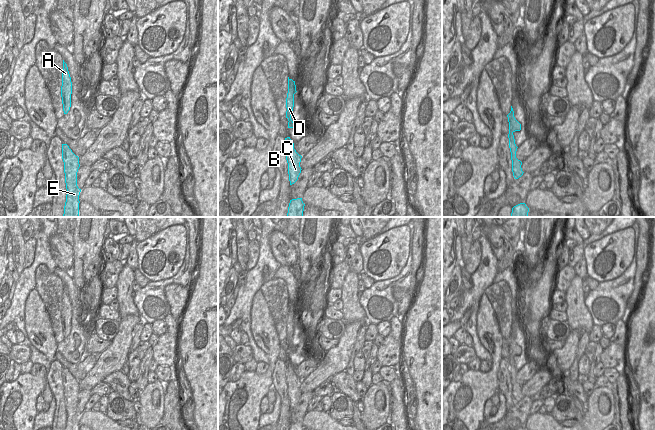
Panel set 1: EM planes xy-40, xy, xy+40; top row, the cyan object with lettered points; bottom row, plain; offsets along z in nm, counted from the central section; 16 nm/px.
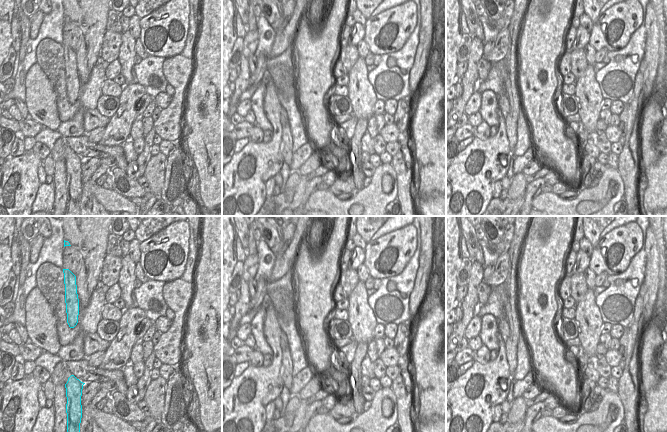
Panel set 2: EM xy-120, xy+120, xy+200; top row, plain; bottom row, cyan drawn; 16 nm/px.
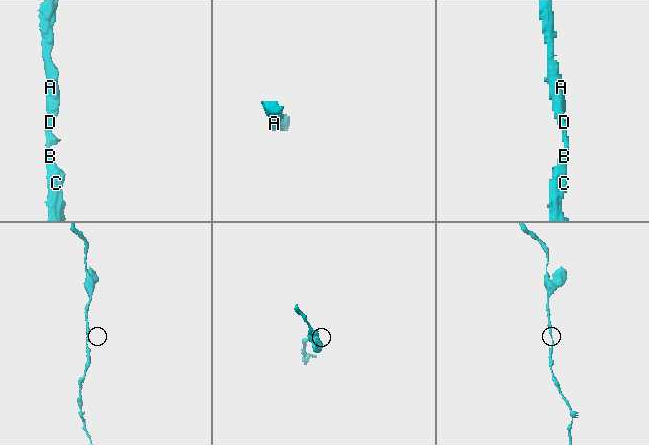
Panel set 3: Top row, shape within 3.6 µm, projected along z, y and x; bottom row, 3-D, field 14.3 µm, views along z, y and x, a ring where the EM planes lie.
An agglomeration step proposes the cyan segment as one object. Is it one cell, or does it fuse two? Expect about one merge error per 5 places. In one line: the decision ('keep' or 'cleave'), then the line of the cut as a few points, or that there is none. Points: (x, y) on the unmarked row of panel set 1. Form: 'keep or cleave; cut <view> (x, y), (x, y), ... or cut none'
keep; cut none

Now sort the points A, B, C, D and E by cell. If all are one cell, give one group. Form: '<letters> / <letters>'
A B C D E

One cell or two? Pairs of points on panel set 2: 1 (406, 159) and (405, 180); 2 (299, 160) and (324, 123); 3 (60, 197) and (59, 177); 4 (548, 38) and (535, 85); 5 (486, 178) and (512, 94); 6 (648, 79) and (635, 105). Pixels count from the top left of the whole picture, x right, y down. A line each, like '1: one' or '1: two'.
1: one
2: two
3: one
4: one
5: two
6: two

